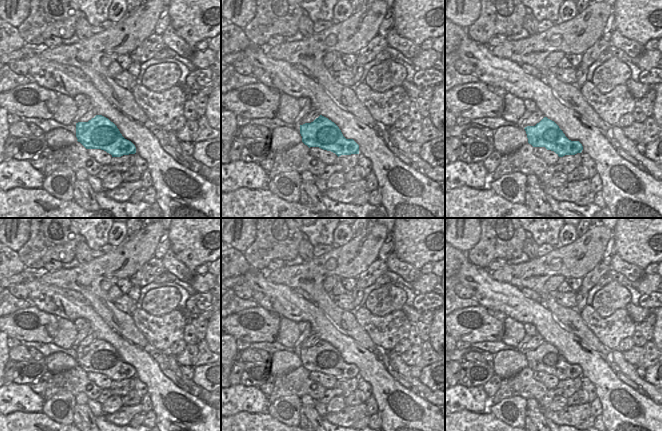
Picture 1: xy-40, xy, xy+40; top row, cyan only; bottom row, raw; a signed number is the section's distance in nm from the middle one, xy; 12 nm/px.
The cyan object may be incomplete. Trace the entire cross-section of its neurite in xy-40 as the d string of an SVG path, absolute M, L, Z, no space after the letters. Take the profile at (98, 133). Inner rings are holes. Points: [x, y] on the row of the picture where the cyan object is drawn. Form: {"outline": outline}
{"outline": "M96 115L88 122L76 123L76 137L86 149L101 149L112 157L135 154L135 145L125 139L108 118Z"}

